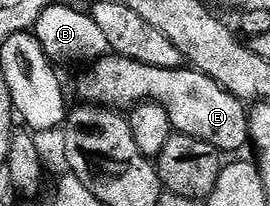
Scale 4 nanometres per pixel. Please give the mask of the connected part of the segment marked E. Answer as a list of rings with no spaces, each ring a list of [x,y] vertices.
[[[108,53],[86,66],[77,83],[82,104],[114,109],[132,109],[138,103],[162,103],[171,117],[174,132],[190,135],[215,145],[222,153],[237,151],[250,142],[249,111],[246,104],[223,89],[202,71],[188,66],[158,67],[131,61],[122,55]]]

